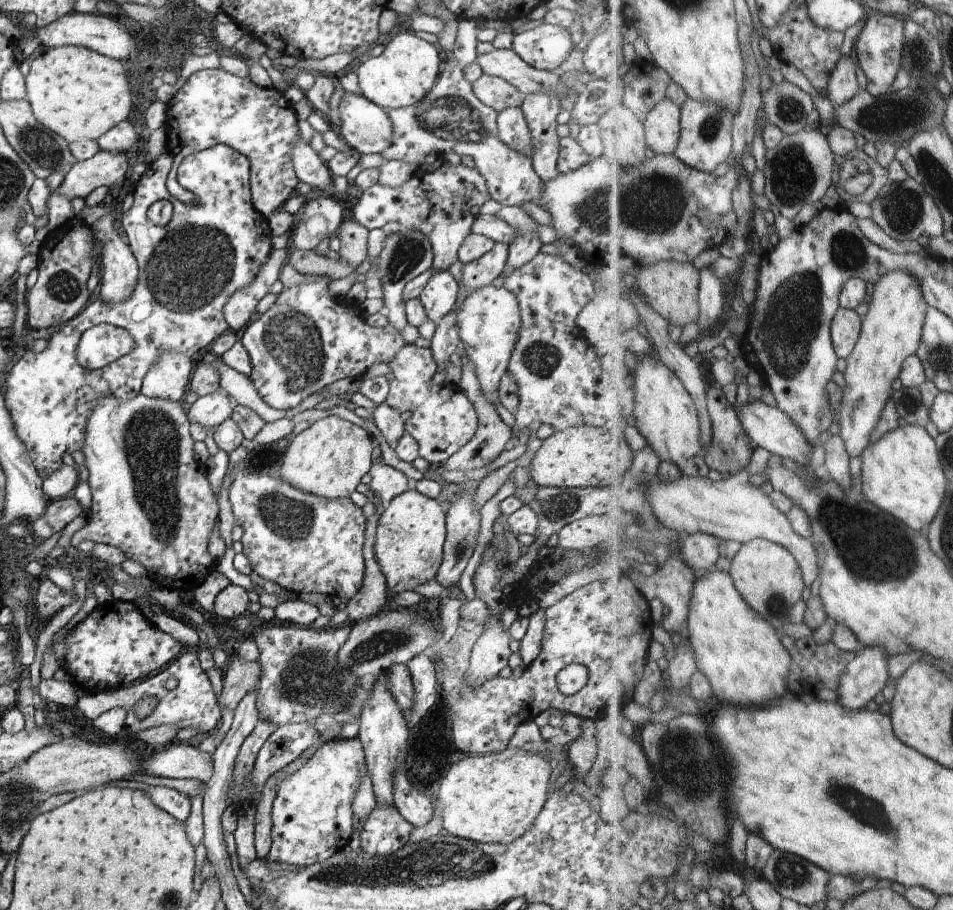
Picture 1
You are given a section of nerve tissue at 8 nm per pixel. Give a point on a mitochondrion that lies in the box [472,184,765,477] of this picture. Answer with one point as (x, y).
(541, 358)

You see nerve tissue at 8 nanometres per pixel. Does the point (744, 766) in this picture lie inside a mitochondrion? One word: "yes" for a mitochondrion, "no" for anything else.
no

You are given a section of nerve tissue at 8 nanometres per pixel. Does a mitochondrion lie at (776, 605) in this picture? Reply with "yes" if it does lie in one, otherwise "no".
yes

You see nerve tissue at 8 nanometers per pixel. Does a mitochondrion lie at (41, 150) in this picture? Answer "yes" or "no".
yes

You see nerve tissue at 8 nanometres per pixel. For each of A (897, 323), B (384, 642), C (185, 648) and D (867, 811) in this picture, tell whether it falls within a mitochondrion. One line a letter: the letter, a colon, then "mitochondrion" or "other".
A: other
B: mitochondrion
C: other
D: mitochondrion

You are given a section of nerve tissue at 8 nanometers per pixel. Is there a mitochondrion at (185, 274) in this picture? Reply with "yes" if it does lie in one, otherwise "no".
yes

